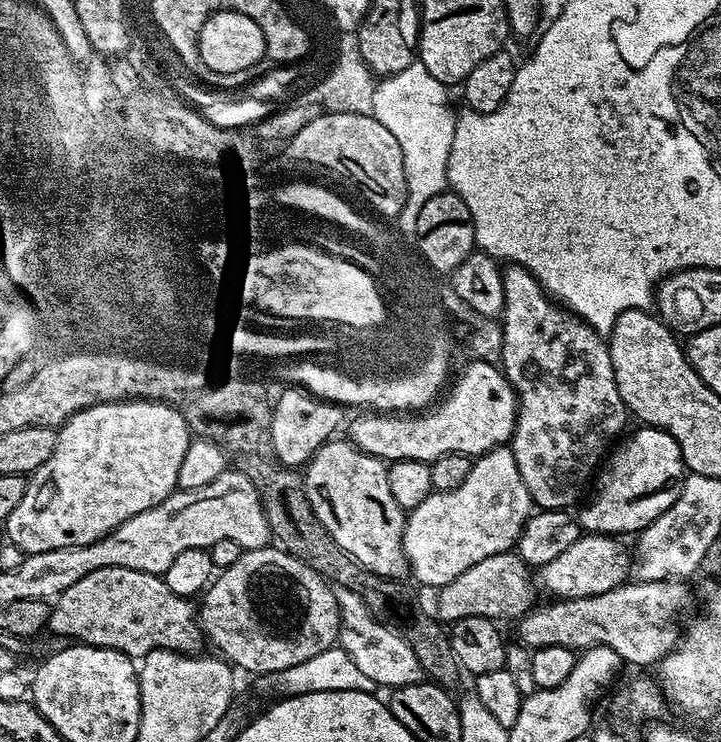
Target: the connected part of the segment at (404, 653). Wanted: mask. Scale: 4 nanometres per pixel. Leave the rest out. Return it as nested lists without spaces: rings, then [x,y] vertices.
[[[336,588],[335,594],[340,607],[339,647],[354,660],[363,674],[372,678],[377,686],[385,690],[401,688],[407,684],[418,684],[425,679],[424,671],[414,650],[410,650],[407,640],[395,628],[382,623],[368,609],[366,602],[358,598],[358,594],[345,588]]]

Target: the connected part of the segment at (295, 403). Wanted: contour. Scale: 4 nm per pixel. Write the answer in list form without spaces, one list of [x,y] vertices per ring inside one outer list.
[[[288,386],[288,389],[275,397],[272,404],[272,421],[270,438],[274,454],[287,468],[299,469],[307,465],[312,455],[329,440],[337,435],[336,427],[340,424],[341,405],[313,396],[299,386]]]

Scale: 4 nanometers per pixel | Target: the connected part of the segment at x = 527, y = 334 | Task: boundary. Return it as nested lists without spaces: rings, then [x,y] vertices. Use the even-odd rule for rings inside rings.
[[[508,266],[503,273],[504,345],[501,346],[498,364],[516,392],[518,411],[510,441],[514,462],[537,509],[568,510],[583,494],[588,479],[590,484],[597,475],[609,451],[608,443],[623,430],[624,423],[630,420],[630,413],[622,402],[622,394],[618,394],[618,382],[614,382],[614,366],[610,362],[607,339],[567,308],[553,302],[544,287],[526,269]]]

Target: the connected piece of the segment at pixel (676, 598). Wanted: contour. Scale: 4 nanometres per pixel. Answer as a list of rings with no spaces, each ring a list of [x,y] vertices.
[[[636,580],[590,598],[557,599],[546,608],[538,606],[528,615],[519,617],[519,643],[530,649],[566,646],[573,650],[605,644],[621,656],[625,665],[659,665],[661,658],[676,647],[682,635],[680,615],[692,600],[692,592],[686,585],[684,580]]]

